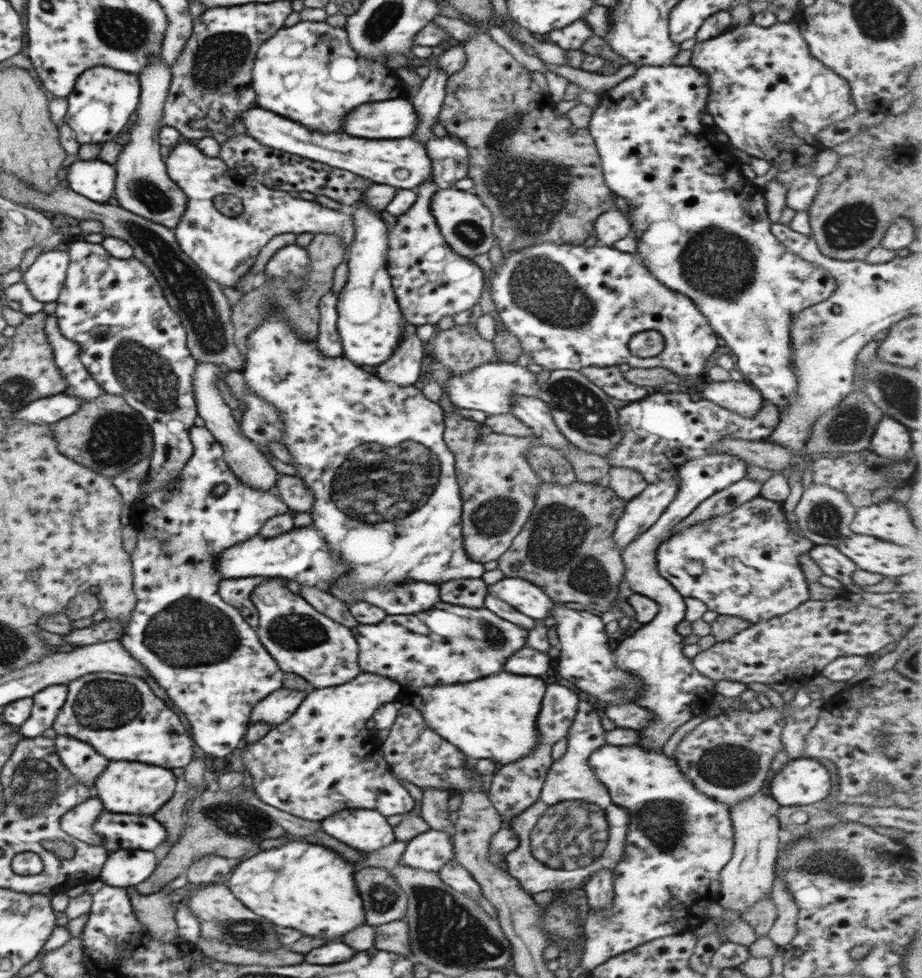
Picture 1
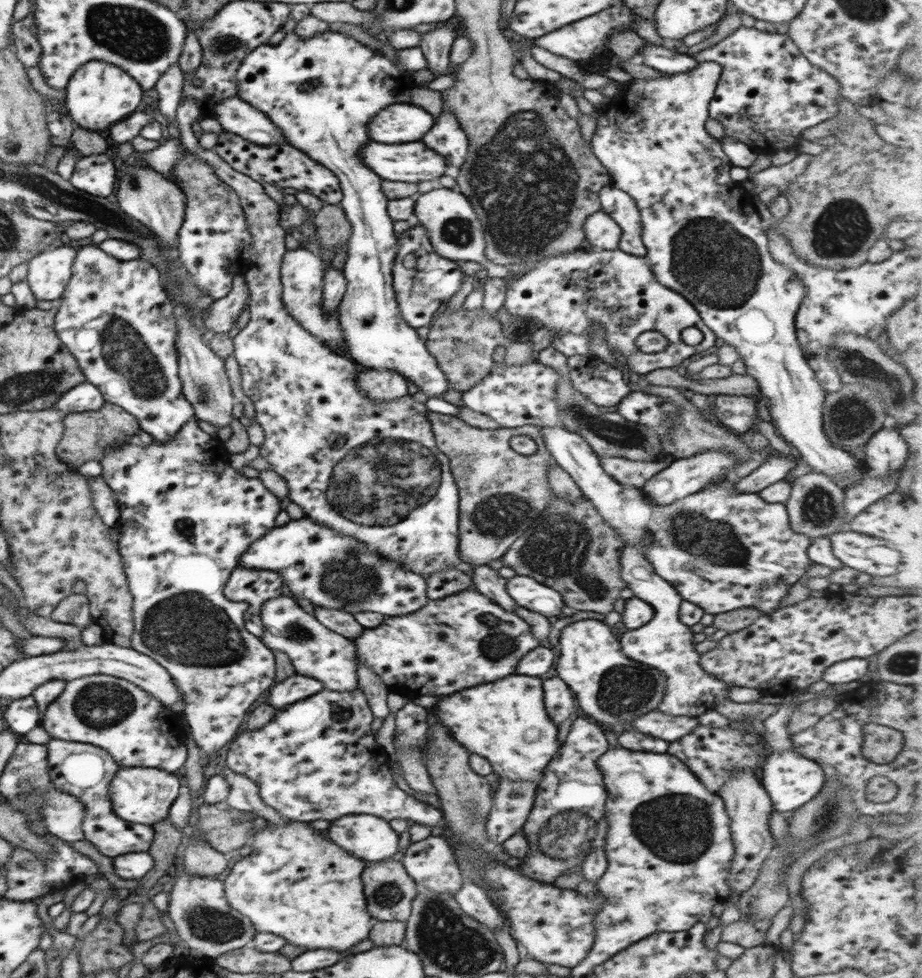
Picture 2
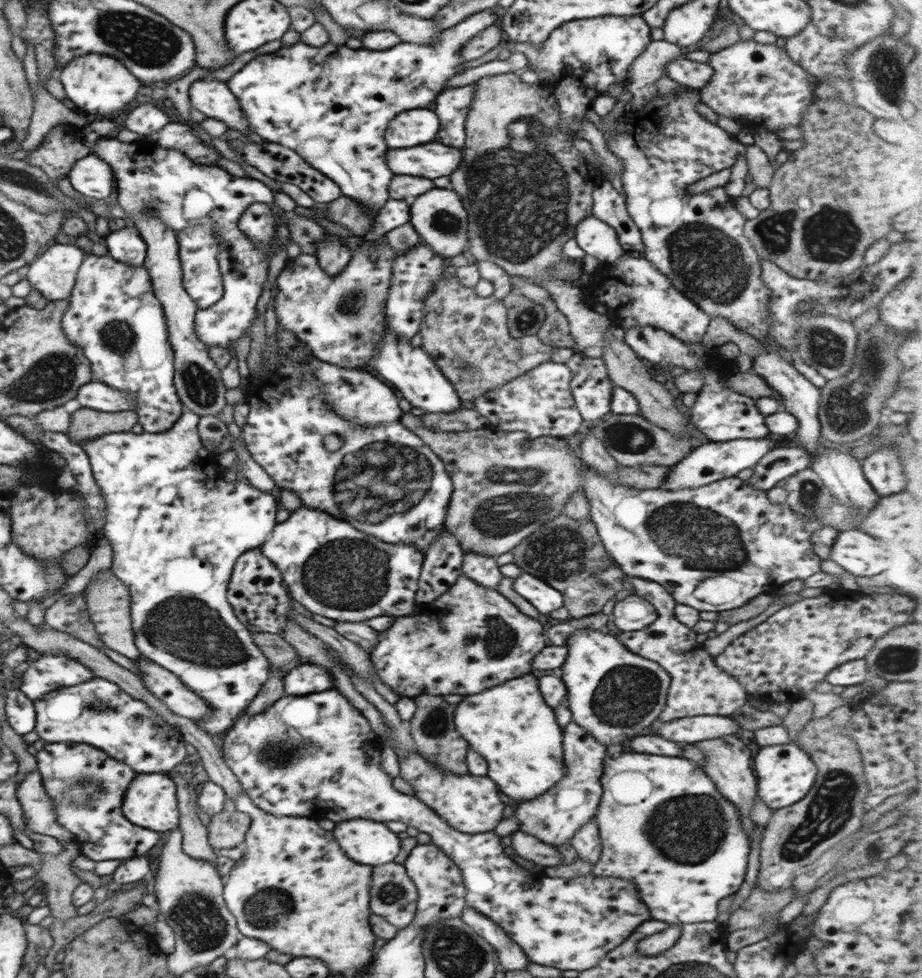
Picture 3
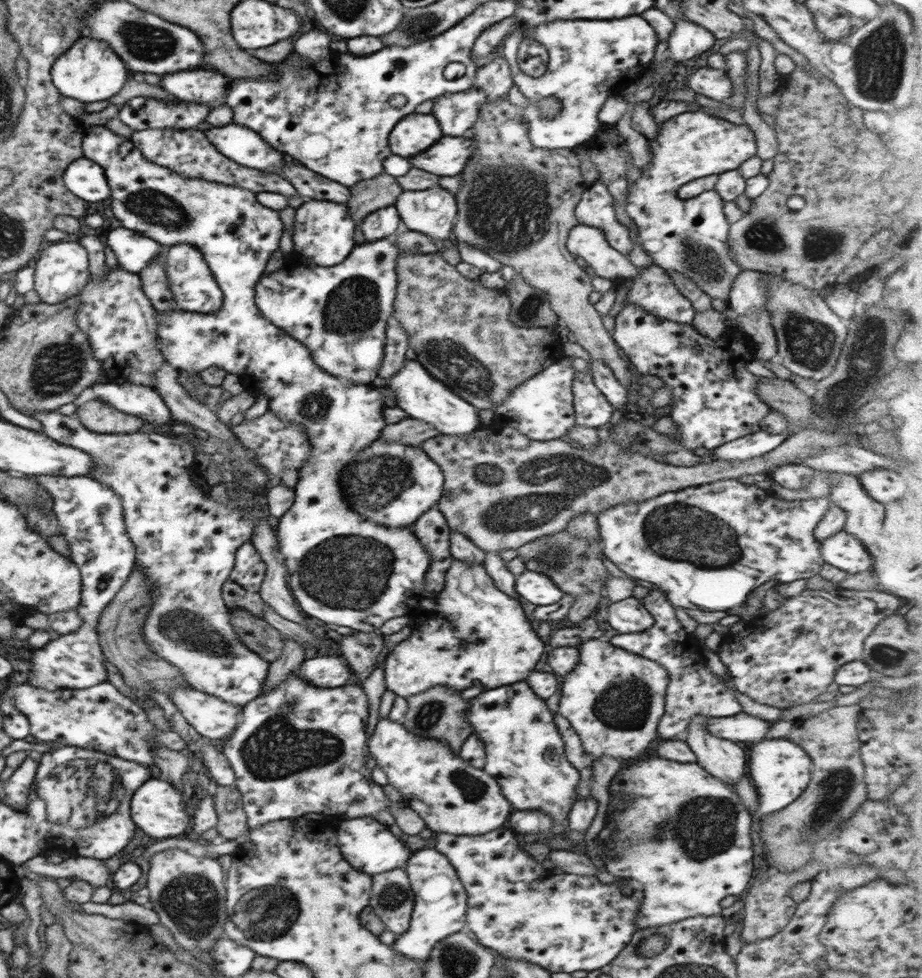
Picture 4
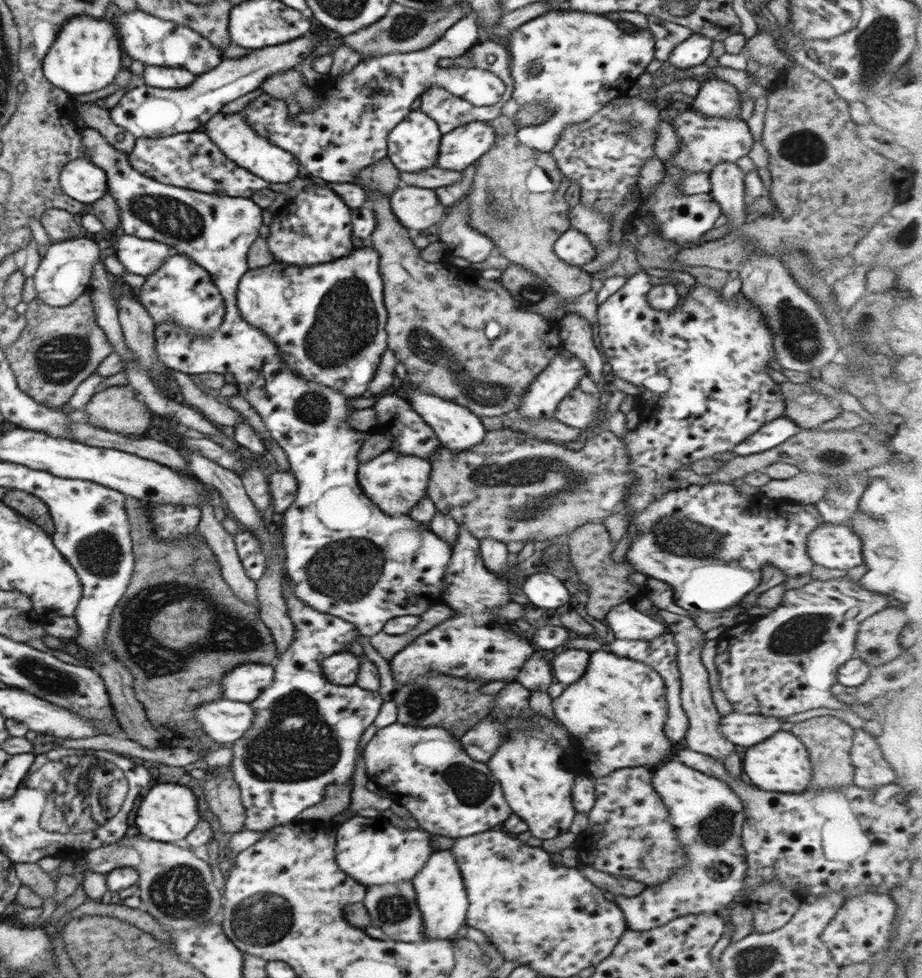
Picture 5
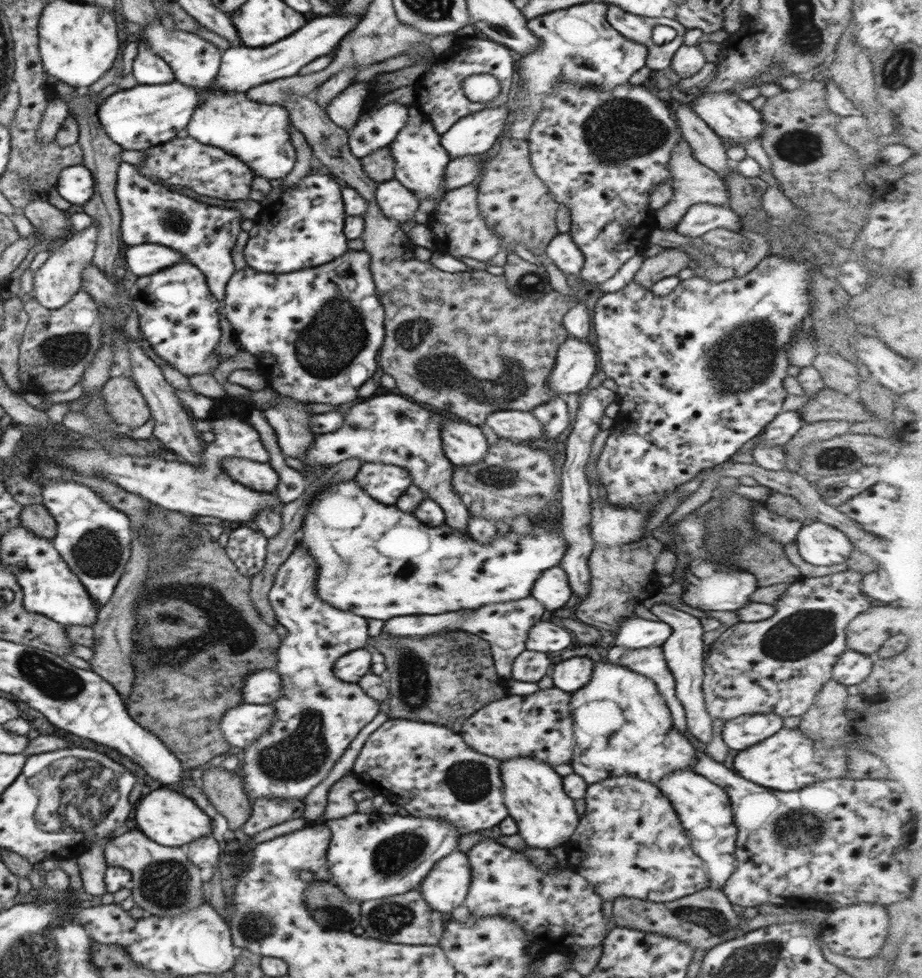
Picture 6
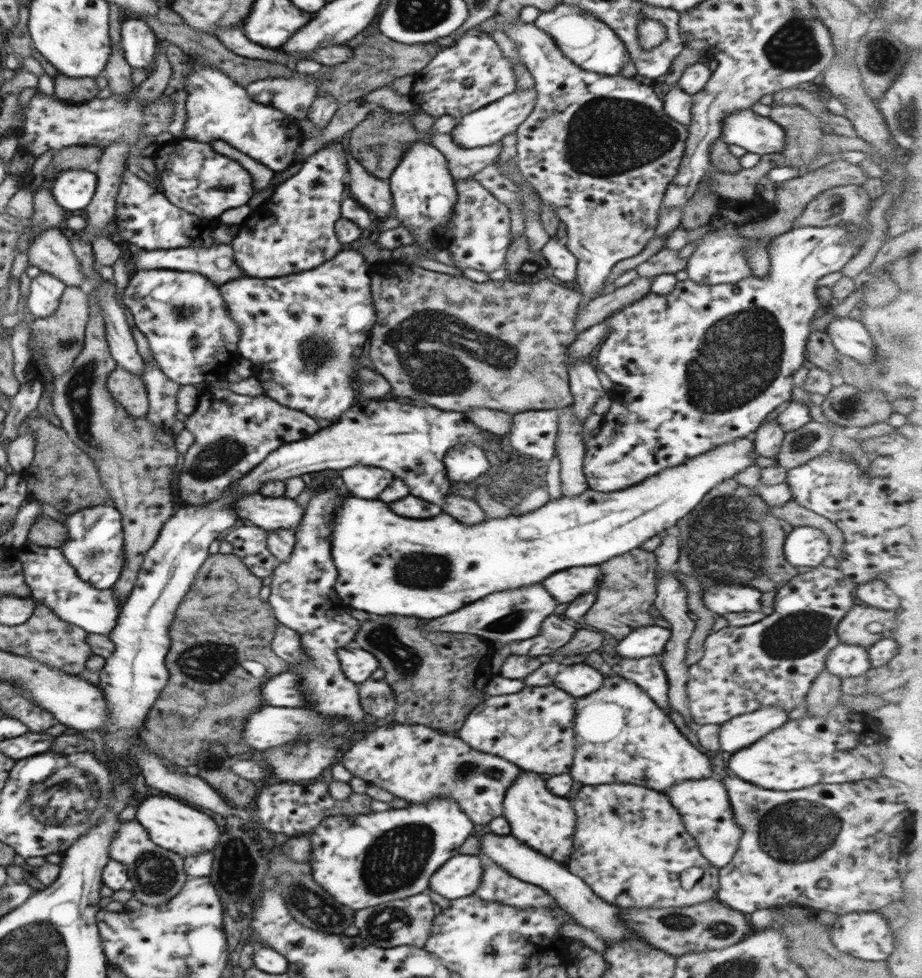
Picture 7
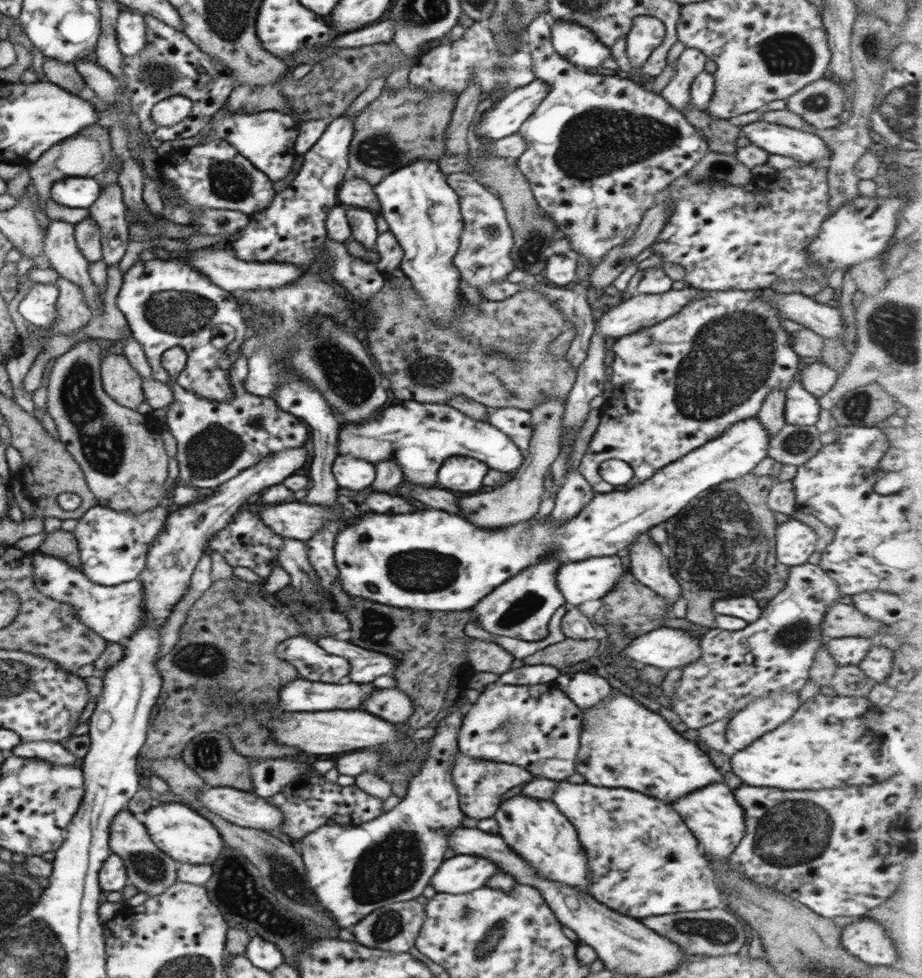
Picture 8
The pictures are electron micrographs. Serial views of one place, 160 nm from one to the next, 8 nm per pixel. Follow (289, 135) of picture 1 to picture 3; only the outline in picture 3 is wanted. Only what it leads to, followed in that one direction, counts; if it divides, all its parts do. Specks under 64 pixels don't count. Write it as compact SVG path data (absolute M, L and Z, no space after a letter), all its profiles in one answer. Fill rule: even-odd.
M197 79L188 90L191 106L207 117L221 120L229 129L240 131L250 142L260 143L263 138L249 127L234 93L224 81L216 79ZM438 141L416 148L390 148L386 153L387 165L395 175L410 174L424 178L450 176L460 166L462 150Z

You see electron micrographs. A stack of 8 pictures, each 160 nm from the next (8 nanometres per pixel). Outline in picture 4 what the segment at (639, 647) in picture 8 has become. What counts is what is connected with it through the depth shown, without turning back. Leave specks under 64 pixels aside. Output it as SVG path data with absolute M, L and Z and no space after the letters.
M633 596L612 603L607 609L607 622L613 630L618 630L619 636L644 632L655 623L654 617L646 610L643 601Z

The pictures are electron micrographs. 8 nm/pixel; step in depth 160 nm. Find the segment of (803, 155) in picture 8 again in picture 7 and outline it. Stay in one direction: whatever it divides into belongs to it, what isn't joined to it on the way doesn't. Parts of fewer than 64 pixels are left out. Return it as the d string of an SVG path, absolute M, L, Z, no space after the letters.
M750 108L729 114L722 123L721 135L729 146L741 146L757 155L780 153L787 145L783 128Z

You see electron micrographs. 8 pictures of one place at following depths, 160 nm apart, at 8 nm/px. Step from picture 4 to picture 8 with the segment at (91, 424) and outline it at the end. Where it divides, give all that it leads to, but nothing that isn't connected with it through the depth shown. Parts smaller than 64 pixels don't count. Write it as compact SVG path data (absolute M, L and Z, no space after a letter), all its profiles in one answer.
M104 351L104 360L100 364L101 383L106 394L118 404L136 411L144 402L143 378L132 368L123 354Z

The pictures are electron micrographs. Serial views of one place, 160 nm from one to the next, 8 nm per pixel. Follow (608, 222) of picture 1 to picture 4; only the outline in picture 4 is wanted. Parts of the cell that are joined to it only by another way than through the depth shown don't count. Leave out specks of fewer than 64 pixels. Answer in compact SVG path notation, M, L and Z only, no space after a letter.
M578 224L570 229L566 248L572 255L582 257L598 277L625 281L638 275L638 268L626 256L610 247L602 229Z

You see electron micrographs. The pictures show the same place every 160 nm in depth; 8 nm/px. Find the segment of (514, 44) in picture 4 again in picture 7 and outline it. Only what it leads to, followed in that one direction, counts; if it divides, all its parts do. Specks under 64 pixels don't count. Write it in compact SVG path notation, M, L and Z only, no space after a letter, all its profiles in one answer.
M560 3L548 12L540 12L533 23L536 28L540 28L554 39L563 55L582 70L614 76L620 74L620 69L624 64L631 62L629 52L621 39L607 24L604 24L604 21L590 14L585 8Z

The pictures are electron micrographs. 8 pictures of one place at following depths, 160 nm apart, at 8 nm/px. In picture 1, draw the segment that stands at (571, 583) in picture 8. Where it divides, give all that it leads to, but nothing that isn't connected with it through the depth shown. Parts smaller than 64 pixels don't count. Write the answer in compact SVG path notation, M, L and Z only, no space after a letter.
M504 577L496 584L487 585L488 592L507 602L530 618L542 621L555 605L538 585L518 577Z

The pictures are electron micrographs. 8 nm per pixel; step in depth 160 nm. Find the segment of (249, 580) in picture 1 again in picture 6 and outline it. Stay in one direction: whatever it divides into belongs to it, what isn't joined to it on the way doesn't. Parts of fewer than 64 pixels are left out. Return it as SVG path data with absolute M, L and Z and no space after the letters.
M238 525L229 533L225 553L234 561L238 572L252 578L265 565L268 539L261 531Z

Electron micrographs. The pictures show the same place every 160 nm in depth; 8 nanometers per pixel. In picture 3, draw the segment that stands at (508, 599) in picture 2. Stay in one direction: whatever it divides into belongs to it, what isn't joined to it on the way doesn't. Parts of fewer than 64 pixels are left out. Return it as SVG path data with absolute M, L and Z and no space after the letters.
M470 551L464 552L461 569L463 574L475 583L497 590L502 574L495 557Z

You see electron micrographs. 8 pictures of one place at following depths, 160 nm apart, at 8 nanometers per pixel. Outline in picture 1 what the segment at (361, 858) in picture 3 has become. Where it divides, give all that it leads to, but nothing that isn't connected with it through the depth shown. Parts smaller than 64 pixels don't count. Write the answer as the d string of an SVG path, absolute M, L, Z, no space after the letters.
M339 810L324 819L322 828L336 840L363 853L378 851L395 842L393 827L376 810Z

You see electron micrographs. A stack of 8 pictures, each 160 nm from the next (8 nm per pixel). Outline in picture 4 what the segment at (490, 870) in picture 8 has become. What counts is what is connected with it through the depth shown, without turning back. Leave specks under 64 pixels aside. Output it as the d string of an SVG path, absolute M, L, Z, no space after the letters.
M433 846L418 850L403 868L415 894L410 926L406 932L396 935L391 947L394 952L415 961L428 960L432 948L445 936L467 929L467 892L456 869L443 853Z

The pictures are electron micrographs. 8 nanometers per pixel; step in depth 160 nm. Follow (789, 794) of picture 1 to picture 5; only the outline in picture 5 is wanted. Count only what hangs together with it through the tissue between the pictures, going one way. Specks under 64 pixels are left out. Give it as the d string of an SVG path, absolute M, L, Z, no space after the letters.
M776 732L772 738L764 740L762 744L750 748L744 752L744 772L750 778L752 784L756 784L762 790L770 792L799 793L806 790L812 783L812 765L808 750L804 744L791 732Z

